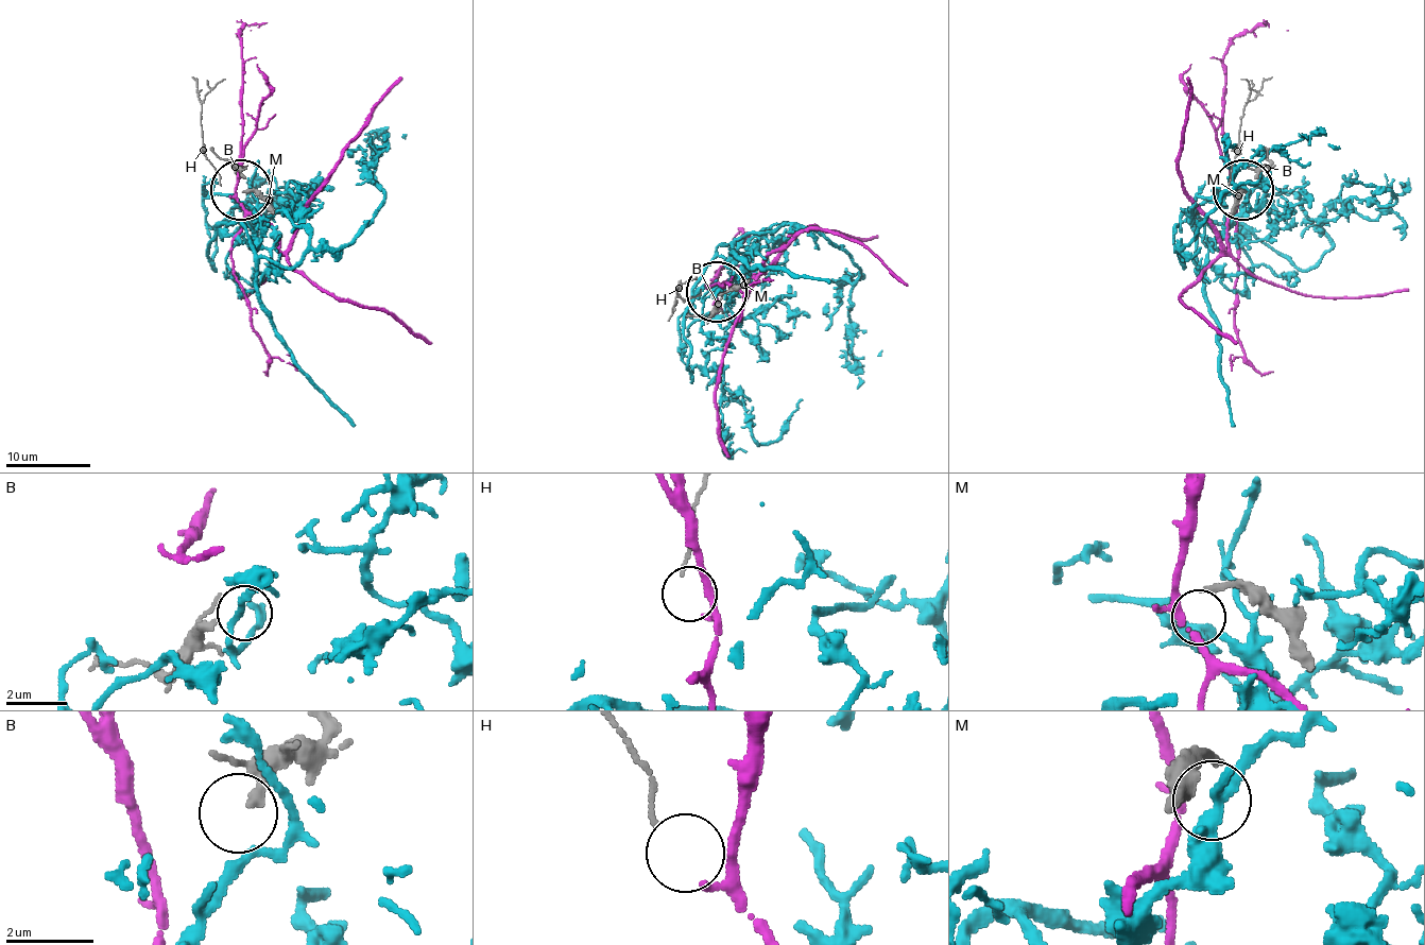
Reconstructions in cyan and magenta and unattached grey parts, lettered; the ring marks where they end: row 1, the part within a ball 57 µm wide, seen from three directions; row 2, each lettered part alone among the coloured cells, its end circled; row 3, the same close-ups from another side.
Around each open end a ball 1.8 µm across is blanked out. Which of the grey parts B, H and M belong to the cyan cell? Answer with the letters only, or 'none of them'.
M

